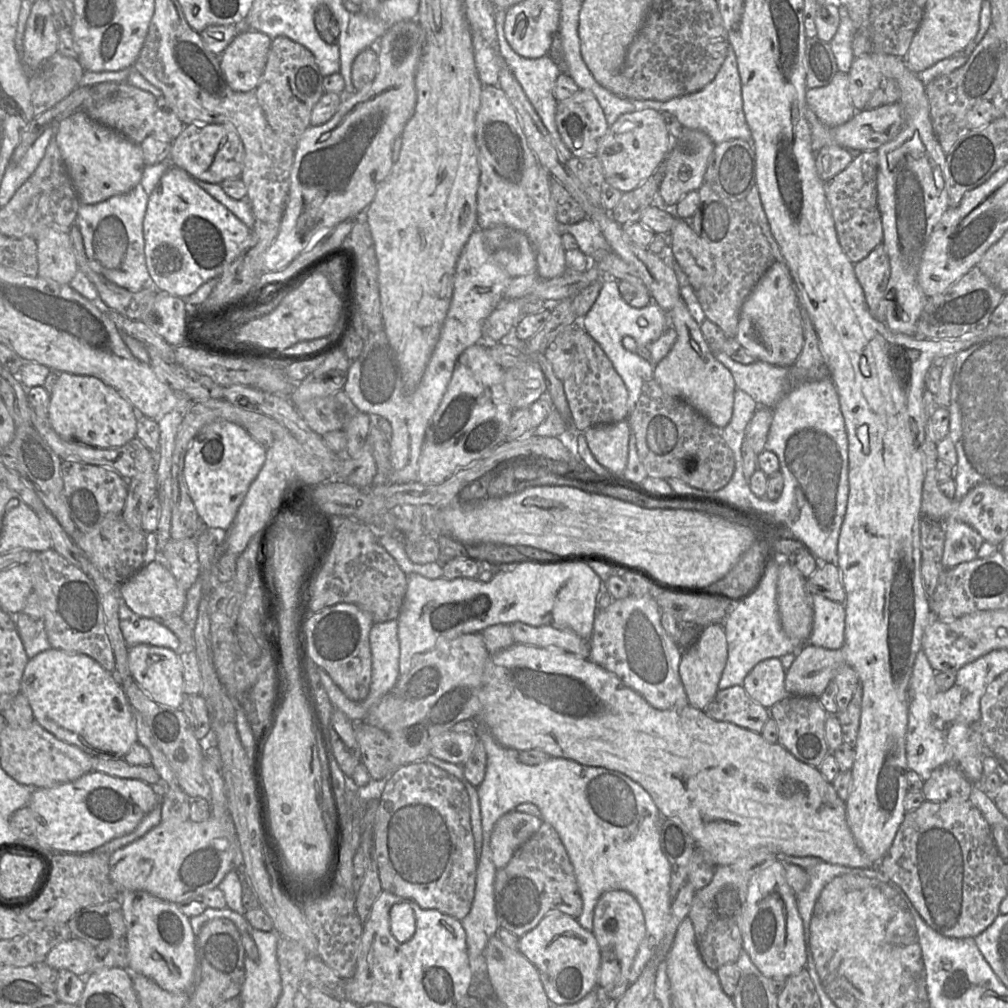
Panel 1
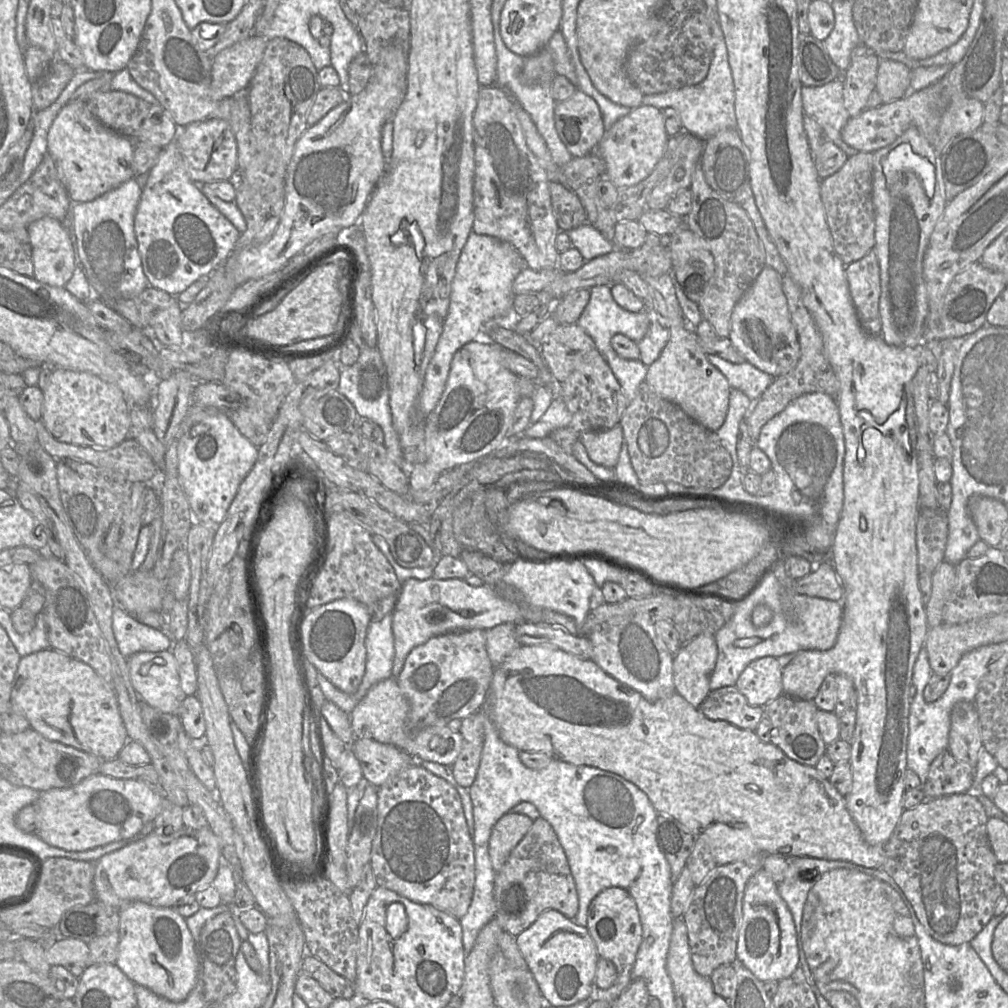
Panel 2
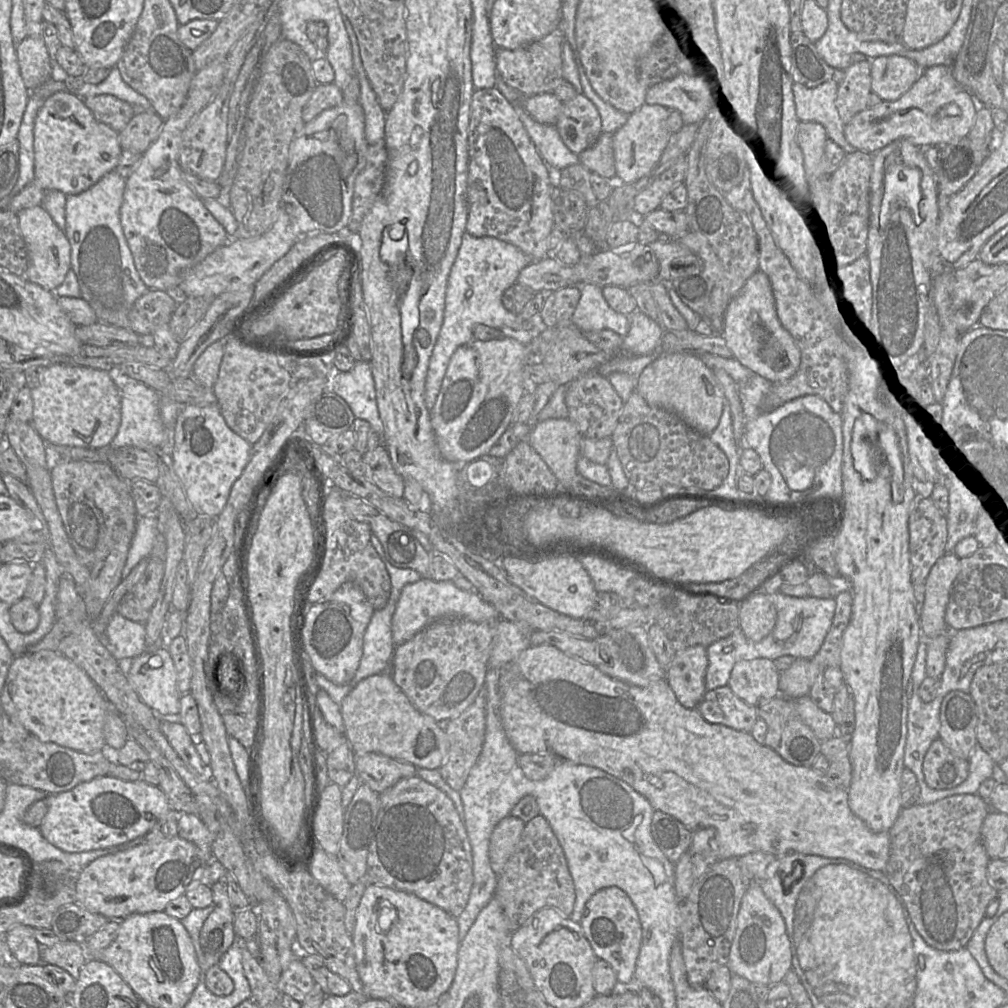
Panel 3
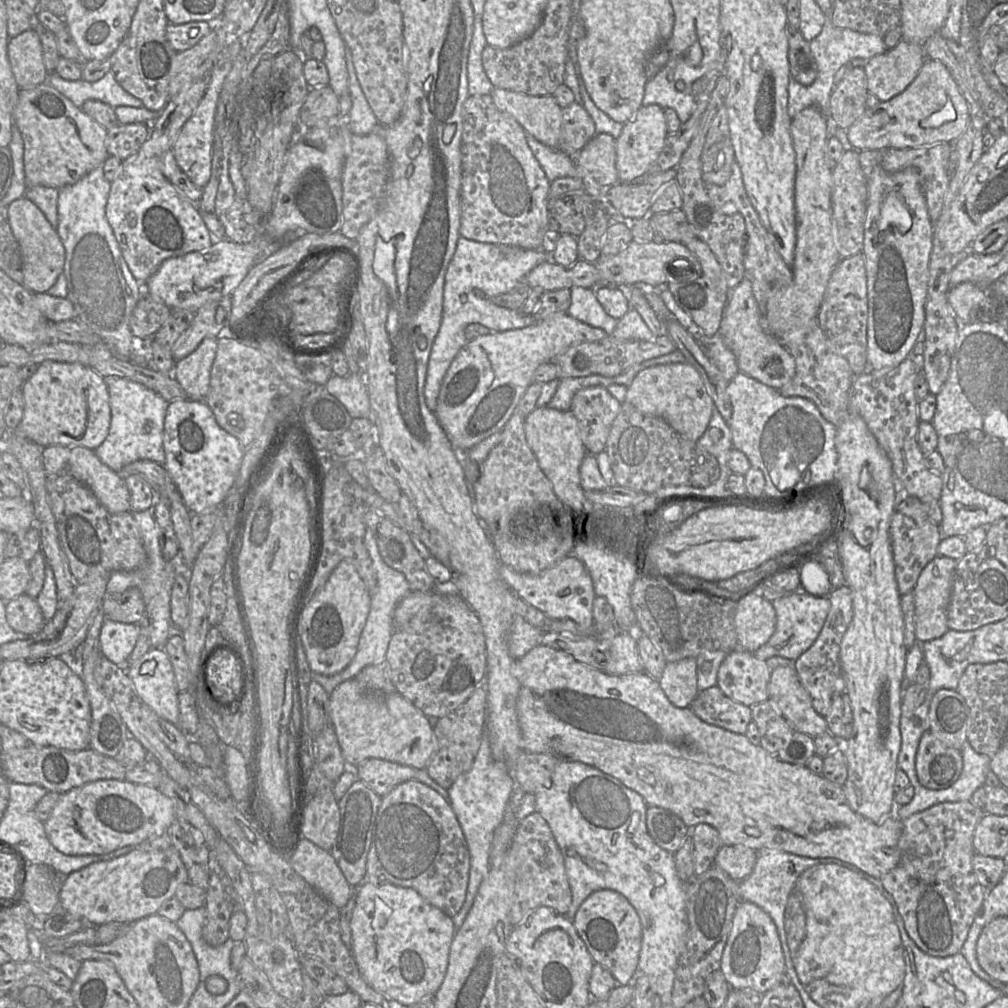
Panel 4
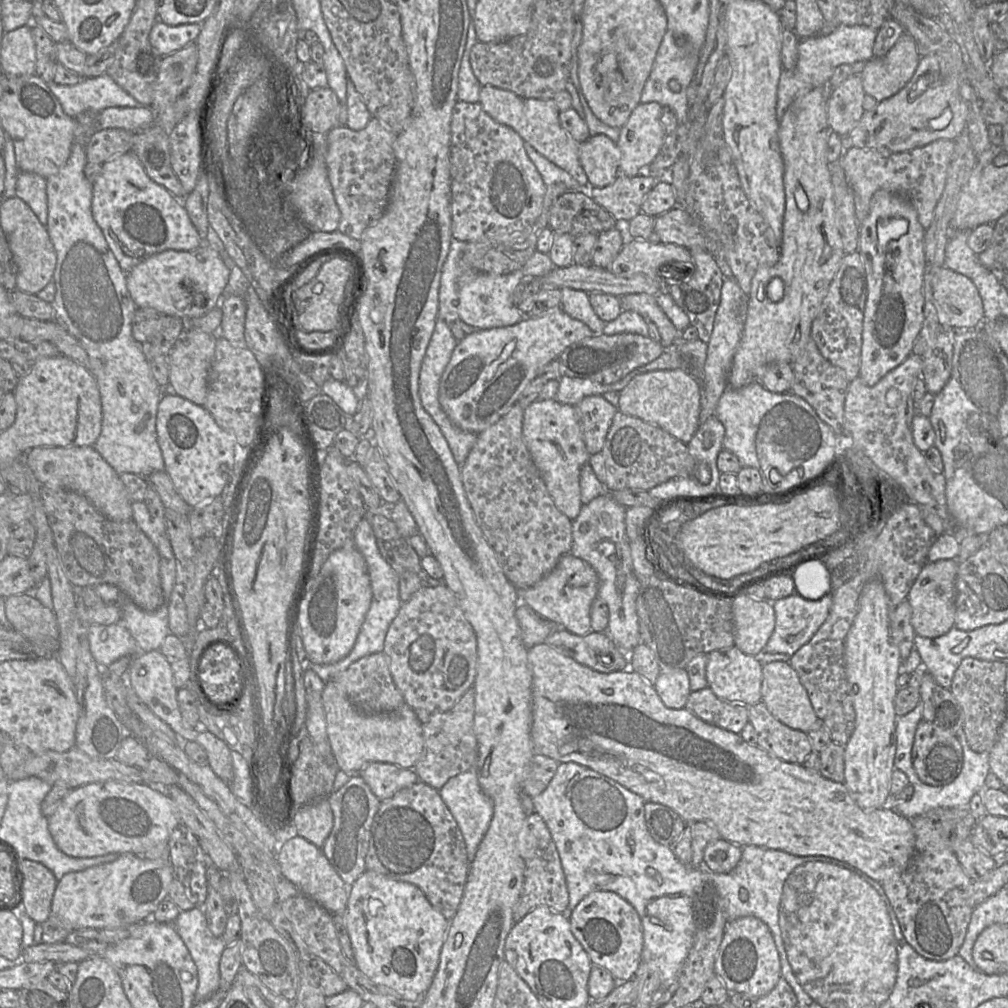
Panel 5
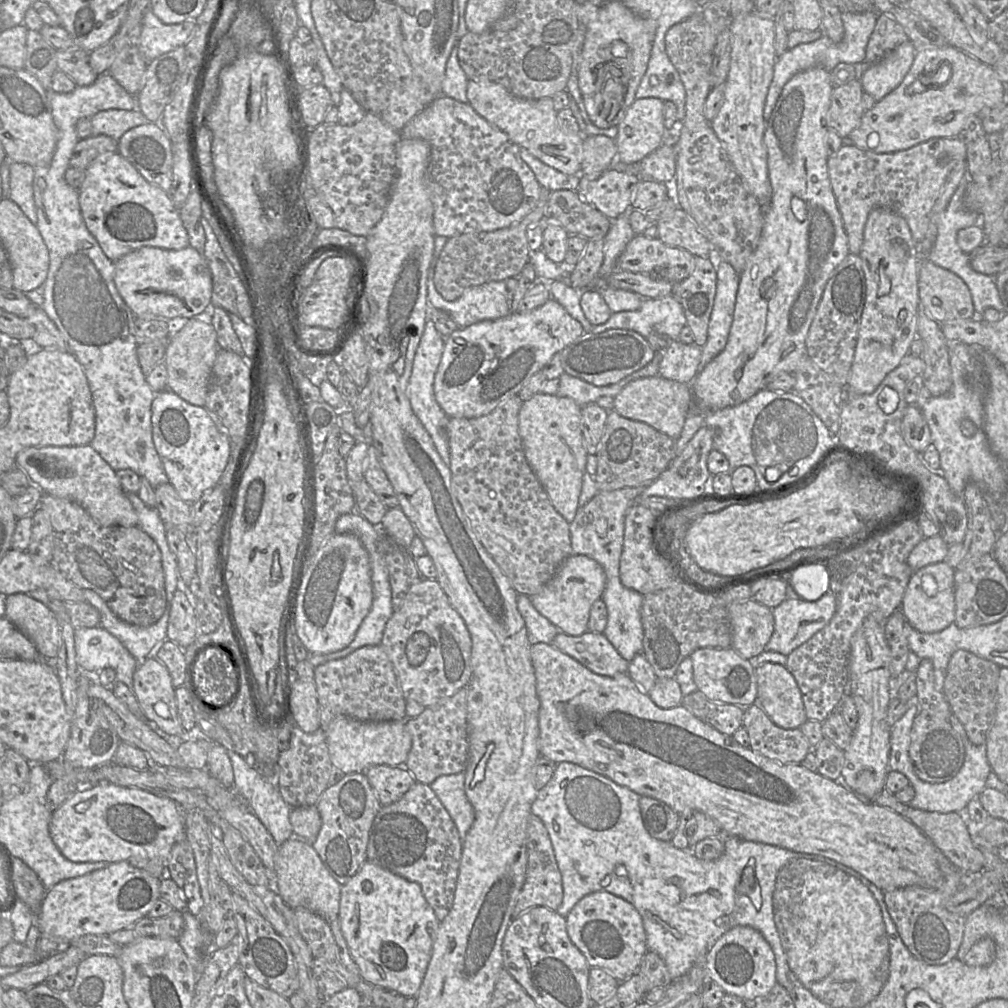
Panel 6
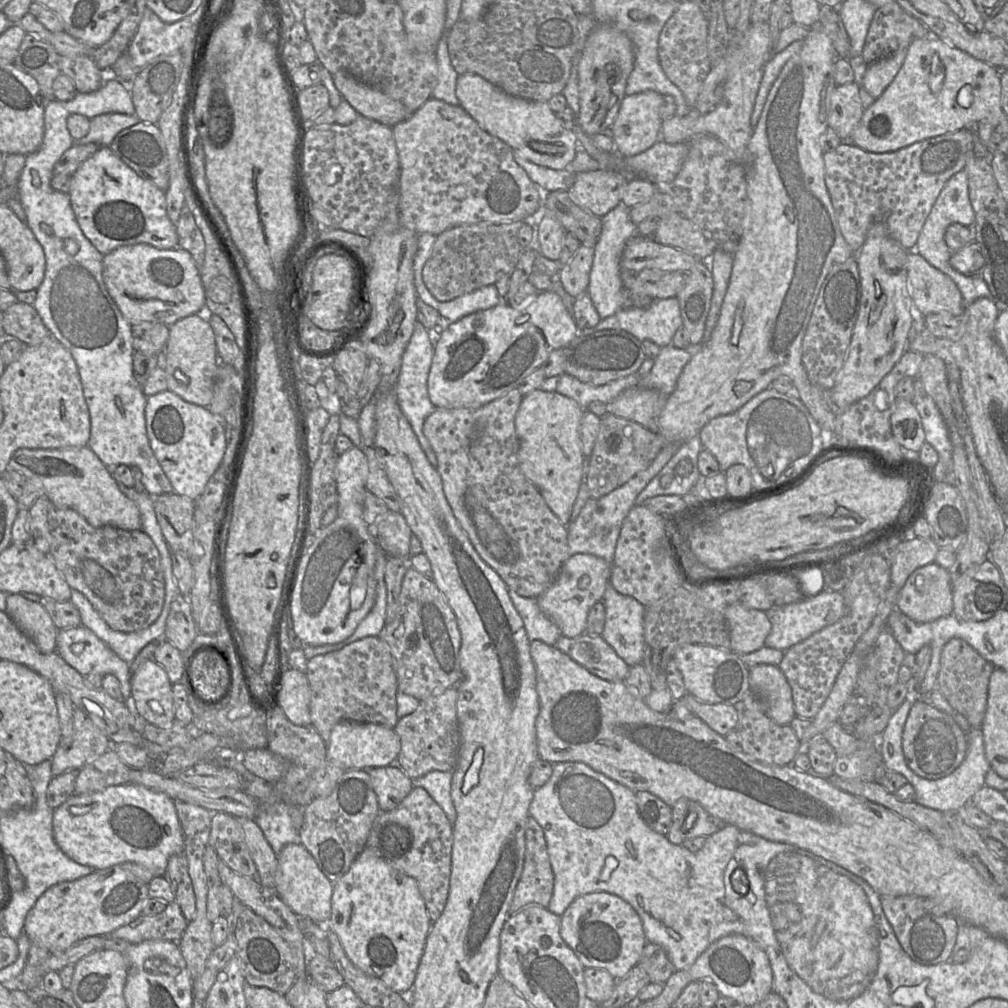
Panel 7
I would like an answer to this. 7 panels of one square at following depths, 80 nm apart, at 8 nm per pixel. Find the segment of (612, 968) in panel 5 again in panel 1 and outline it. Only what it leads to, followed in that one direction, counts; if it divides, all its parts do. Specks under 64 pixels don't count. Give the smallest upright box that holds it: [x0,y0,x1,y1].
[592,890,646,1007]

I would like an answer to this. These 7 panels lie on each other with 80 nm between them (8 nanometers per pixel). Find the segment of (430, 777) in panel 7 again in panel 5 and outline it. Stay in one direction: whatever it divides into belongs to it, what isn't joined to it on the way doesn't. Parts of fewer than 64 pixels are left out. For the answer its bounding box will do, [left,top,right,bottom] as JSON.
[439,766,493,866]

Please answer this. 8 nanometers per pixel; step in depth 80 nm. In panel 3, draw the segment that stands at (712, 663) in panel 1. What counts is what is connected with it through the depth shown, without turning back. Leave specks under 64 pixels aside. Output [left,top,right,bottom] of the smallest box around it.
[665,645,707,708]

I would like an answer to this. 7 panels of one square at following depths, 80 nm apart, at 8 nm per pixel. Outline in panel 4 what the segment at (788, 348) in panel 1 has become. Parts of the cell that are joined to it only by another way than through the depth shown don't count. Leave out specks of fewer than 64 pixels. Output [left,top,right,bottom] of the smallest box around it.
[718,279,795,390]

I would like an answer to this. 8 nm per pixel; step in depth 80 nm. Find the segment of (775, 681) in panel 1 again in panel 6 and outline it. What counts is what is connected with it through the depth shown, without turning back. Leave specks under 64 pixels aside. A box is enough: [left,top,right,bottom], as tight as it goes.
[690,647,757,708]

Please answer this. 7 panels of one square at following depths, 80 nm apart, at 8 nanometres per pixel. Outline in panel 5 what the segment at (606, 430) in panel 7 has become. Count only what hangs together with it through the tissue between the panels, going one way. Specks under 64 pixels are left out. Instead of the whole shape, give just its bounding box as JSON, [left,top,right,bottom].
[600,411,711,492]

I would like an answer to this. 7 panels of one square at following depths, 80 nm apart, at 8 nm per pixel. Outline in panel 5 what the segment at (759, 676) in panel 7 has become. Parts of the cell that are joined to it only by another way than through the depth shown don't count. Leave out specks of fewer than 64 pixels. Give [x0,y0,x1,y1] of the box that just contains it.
[762,661,820,733]

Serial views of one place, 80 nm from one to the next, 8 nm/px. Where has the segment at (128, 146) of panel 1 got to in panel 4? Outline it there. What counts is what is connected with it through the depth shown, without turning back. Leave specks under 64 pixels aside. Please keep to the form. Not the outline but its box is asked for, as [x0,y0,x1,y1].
[13,82,109,188]

